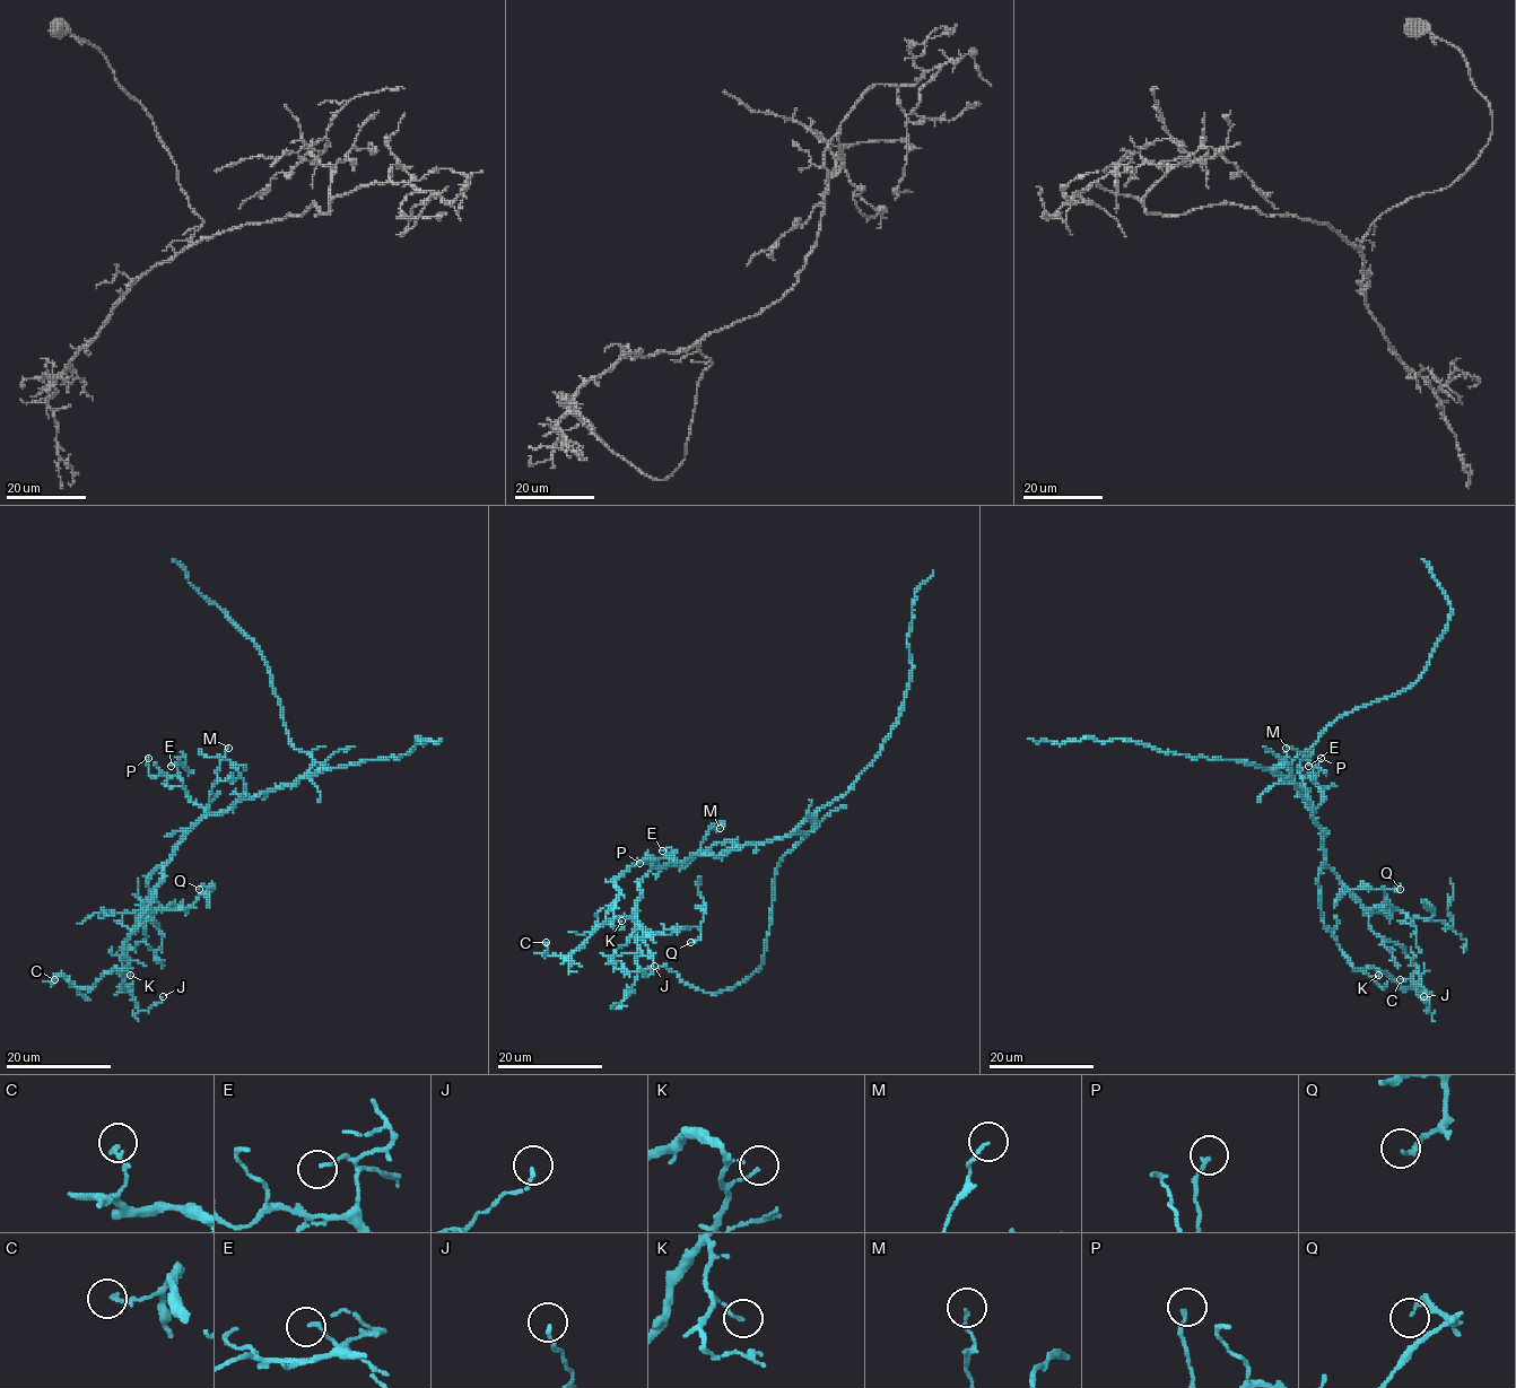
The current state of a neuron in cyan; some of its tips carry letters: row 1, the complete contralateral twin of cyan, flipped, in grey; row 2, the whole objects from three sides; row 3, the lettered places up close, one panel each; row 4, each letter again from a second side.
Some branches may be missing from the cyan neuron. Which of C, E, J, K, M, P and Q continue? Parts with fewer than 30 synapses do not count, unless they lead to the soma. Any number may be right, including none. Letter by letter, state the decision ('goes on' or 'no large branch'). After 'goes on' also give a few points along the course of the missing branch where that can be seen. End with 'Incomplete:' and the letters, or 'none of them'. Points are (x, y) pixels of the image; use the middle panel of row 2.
C: no large branch
E: no large branch
J: no large branch
K: no large branch
M: no large branch
P: no large branch
Q: no large branch
Incomplete: none of them

